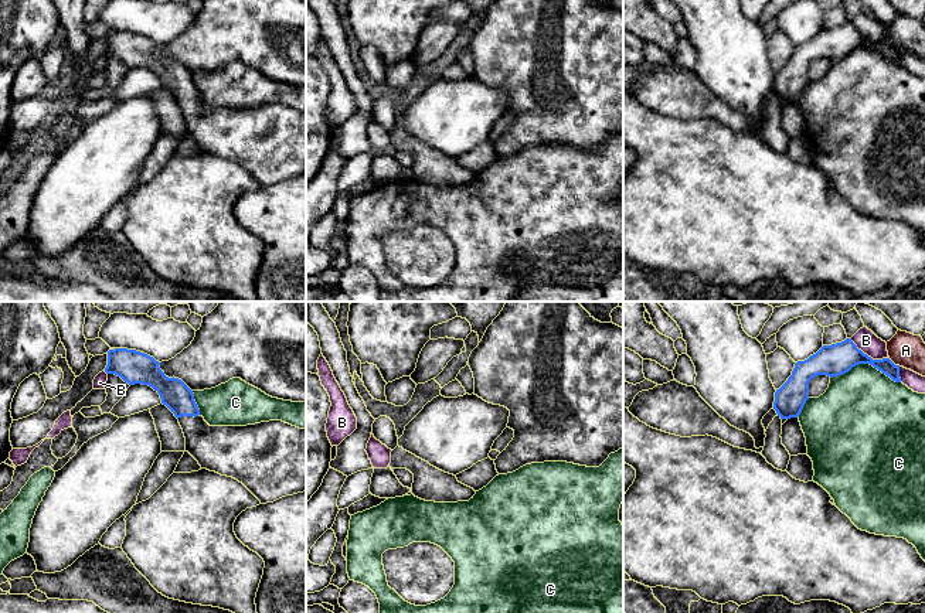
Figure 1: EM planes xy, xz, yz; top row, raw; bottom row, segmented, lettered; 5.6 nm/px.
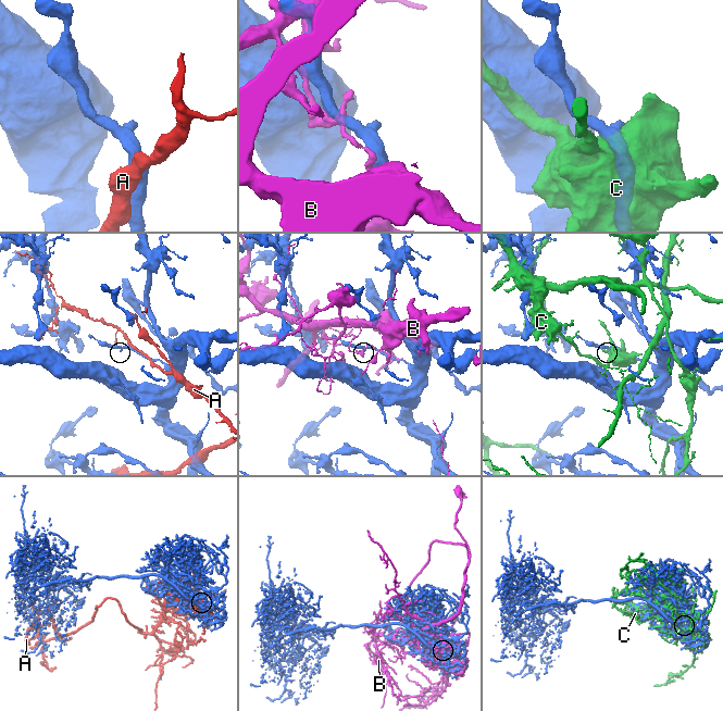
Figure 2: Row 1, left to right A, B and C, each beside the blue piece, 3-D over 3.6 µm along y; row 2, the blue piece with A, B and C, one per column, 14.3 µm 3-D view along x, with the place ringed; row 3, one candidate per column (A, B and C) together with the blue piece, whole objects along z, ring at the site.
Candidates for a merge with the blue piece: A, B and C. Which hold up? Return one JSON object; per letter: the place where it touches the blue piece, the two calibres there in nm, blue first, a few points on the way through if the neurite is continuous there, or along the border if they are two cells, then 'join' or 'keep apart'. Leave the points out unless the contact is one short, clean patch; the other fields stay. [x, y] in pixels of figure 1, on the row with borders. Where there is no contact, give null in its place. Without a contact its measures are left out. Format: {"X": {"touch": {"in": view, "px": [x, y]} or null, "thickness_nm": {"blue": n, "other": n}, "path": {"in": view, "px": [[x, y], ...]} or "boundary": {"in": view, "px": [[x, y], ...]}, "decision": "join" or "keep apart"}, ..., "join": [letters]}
{"A": {"touch": {"in": "yz", "px": [893, 363]}, "thickness_nm": {"blue": 120, "other": 190}, "decision": "keep apart"}, "B": {"touch": {"in": "yz", "px": [867, 356]}, "thickness_nm": {"blue": 180, "other": 120}, "decision": "keep apart"}, "C": {"touch": {"in": "yz", "px": [866, 363]}, "thickness_nm": {"blue": 180, "other": 440}, "decision": "keep apart"}, "join": []}

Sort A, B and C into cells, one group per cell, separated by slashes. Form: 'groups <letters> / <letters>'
groups A / B / C

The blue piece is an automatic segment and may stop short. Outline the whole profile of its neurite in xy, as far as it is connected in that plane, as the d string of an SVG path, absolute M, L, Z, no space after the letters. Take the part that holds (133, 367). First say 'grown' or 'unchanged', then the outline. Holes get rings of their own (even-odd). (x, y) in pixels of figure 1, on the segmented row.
grown | M127 348L108 351L106 374L120 377L129 385L152 386L183 429L186 452L201 466L242 483L261 504L306 491L306 429L282 420L269 420L246 426L210 426L200 415L193 391L178 378L169 378L153 357Z

